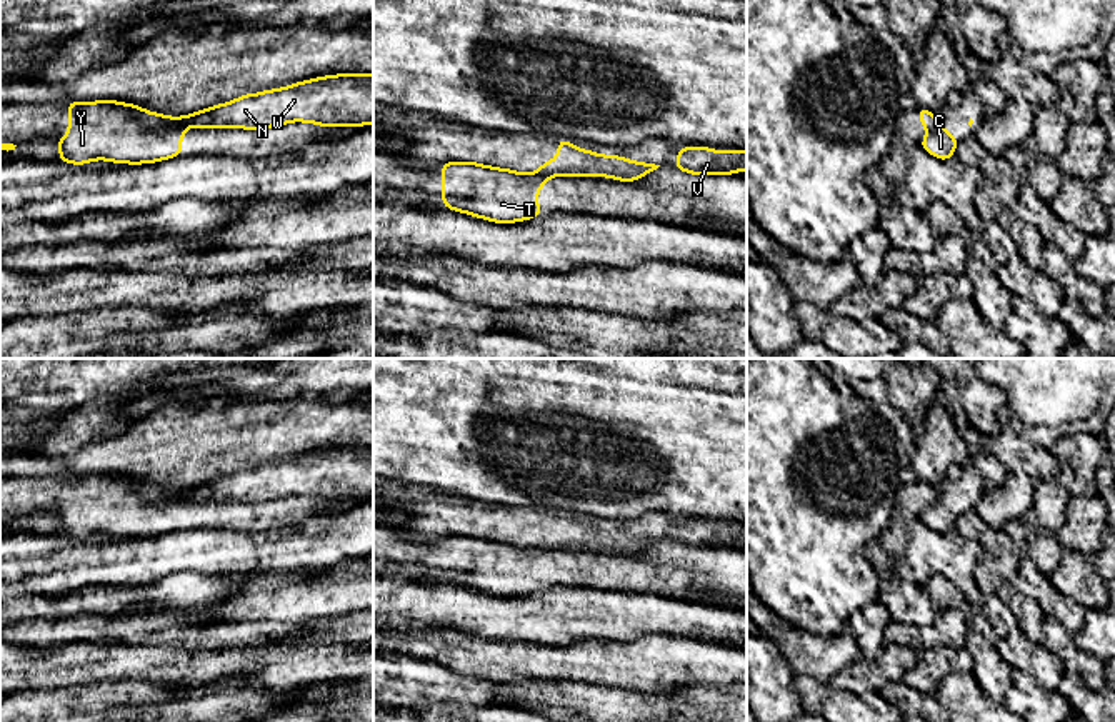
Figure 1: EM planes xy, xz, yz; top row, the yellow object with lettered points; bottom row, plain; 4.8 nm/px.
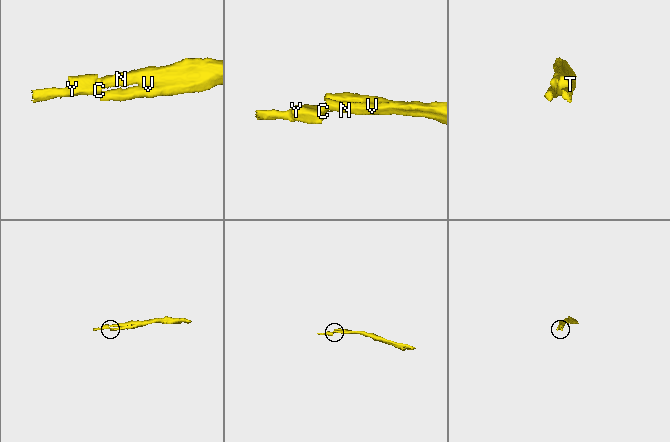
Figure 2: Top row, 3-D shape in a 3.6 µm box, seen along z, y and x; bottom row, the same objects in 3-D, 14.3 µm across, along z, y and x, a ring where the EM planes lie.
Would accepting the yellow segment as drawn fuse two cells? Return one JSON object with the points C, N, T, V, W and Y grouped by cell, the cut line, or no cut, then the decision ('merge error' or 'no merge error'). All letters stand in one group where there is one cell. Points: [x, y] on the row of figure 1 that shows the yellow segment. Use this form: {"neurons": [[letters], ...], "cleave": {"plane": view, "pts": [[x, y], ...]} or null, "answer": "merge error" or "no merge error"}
{"neurons": [["C", "T", "Y"], ["N", "V", "W"]], "cleave": {"plane": "xy", "pts": [[165, 117], [170, 124], [182, 129]]}, "answer": "merge error"}

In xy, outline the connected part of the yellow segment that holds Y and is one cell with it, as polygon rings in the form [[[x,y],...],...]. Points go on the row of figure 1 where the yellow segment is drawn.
[[[68,100],[68,132],[57,145],[62,165],[93,160],[140,165],[182,157],[182,135],[188,132],[138,105]]]

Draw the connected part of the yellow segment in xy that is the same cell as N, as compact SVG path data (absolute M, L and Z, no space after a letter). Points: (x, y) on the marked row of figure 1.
M338 73L288 87L247 93L183 117L167 117L183 128L272 128L292 122L320 127L373 125L373 75Z

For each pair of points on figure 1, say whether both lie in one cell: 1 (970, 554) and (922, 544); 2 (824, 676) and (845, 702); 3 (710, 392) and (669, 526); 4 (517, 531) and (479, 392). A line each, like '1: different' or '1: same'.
1: same
2: different
3: different
4: different

